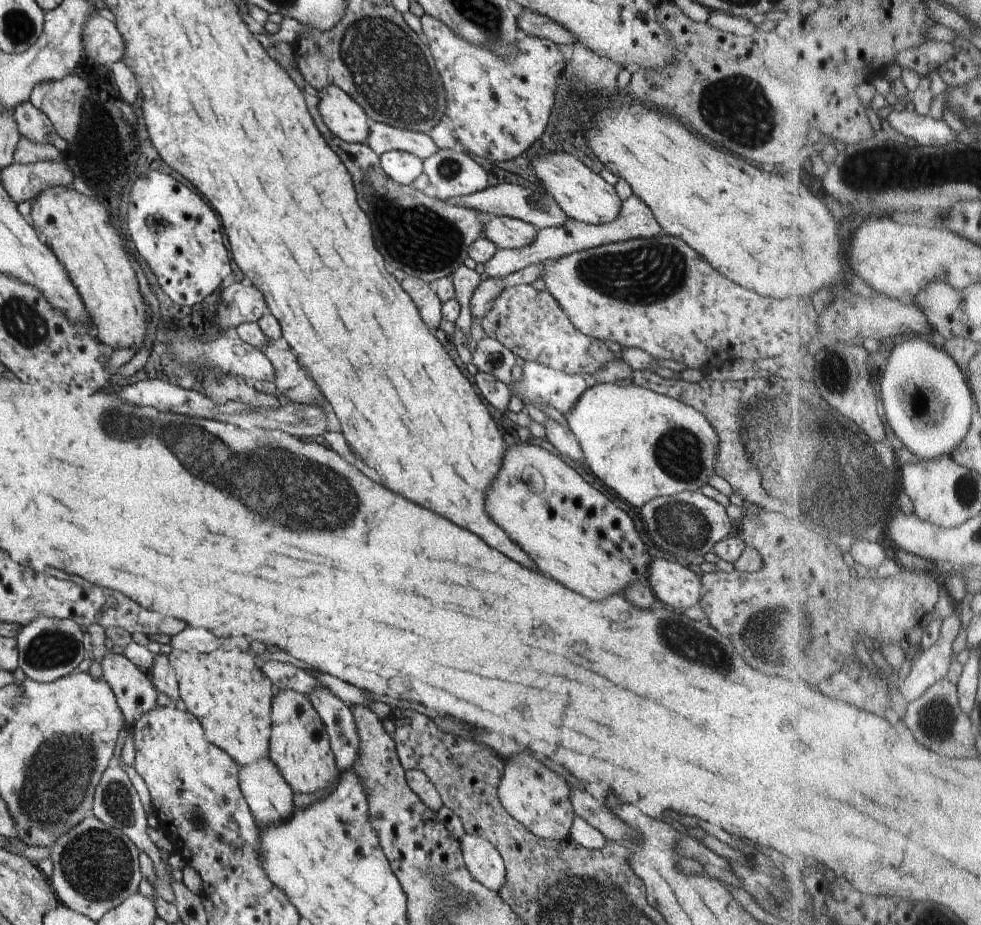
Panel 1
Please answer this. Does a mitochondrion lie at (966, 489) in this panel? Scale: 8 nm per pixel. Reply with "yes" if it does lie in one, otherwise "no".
yes

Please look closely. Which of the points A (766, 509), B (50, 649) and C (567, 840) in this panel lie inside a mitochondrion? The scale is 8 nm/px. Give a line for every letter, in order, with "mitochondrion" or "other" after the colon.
A: other
B: mitochondrion
C: other

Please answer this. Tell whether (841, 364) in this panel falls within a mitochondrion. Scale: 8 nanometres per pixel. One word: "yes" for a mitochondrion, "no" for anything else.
yes

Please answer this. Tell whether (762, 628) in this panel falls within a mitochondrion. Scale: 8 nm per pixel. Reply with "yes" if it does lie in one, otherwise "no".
yes

